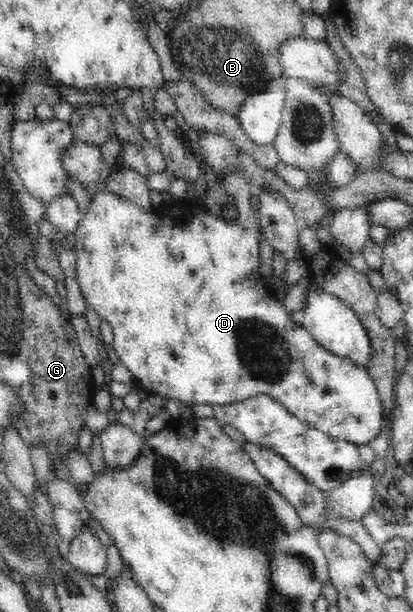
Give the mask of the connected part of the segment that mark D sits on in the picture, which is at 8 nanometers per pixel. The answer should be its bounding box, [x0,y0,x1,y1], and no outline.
[75,174,383,445]

